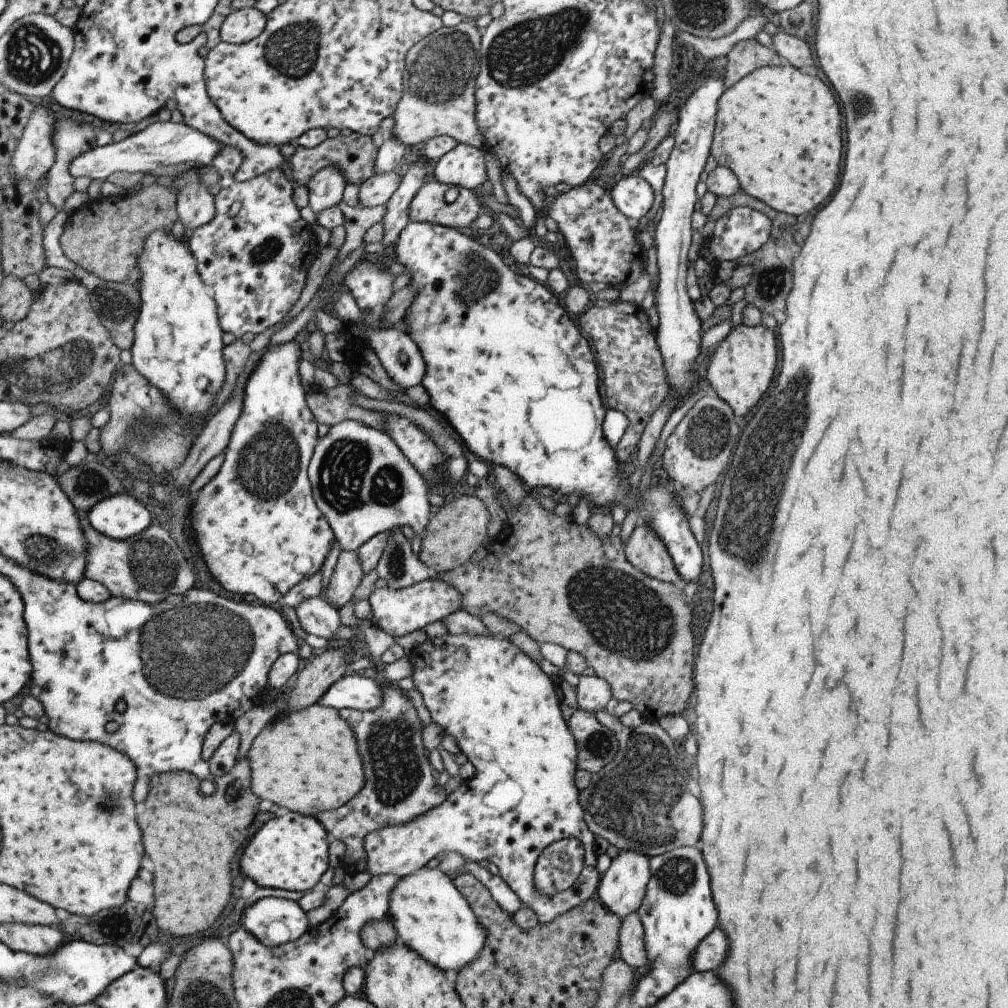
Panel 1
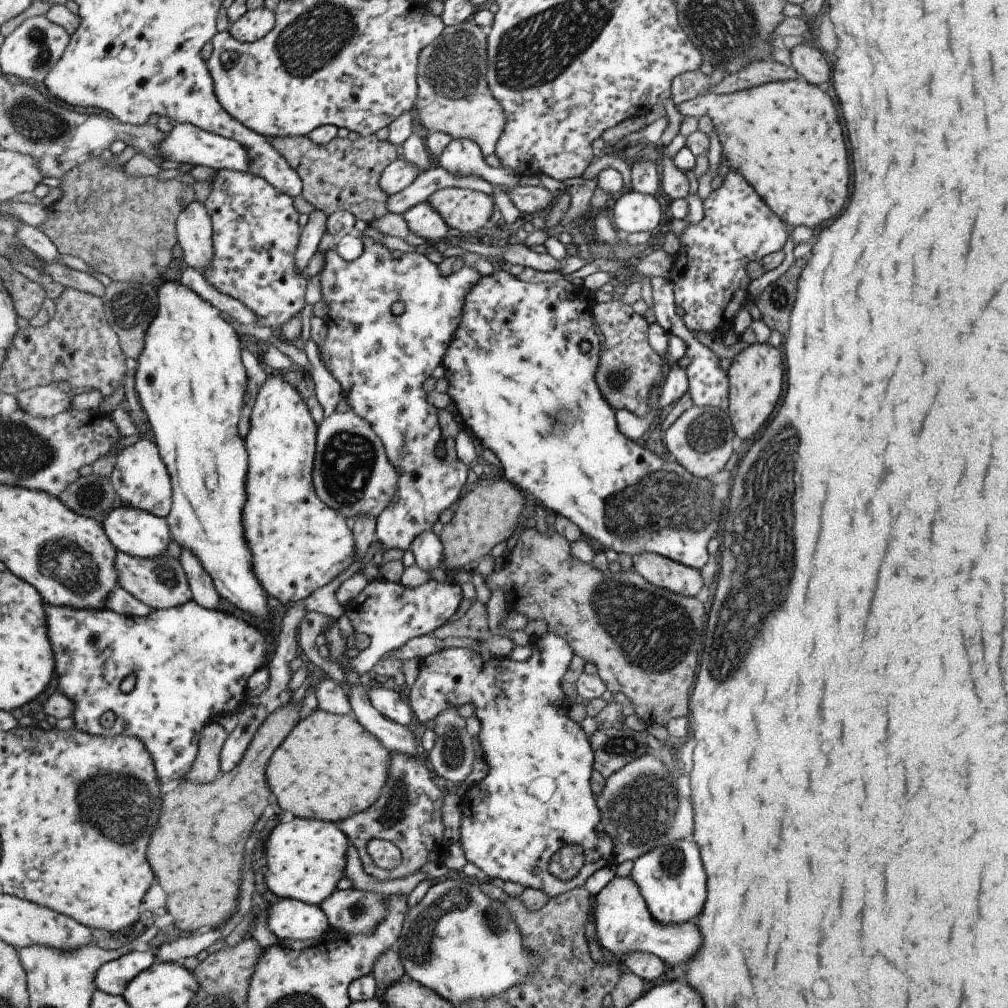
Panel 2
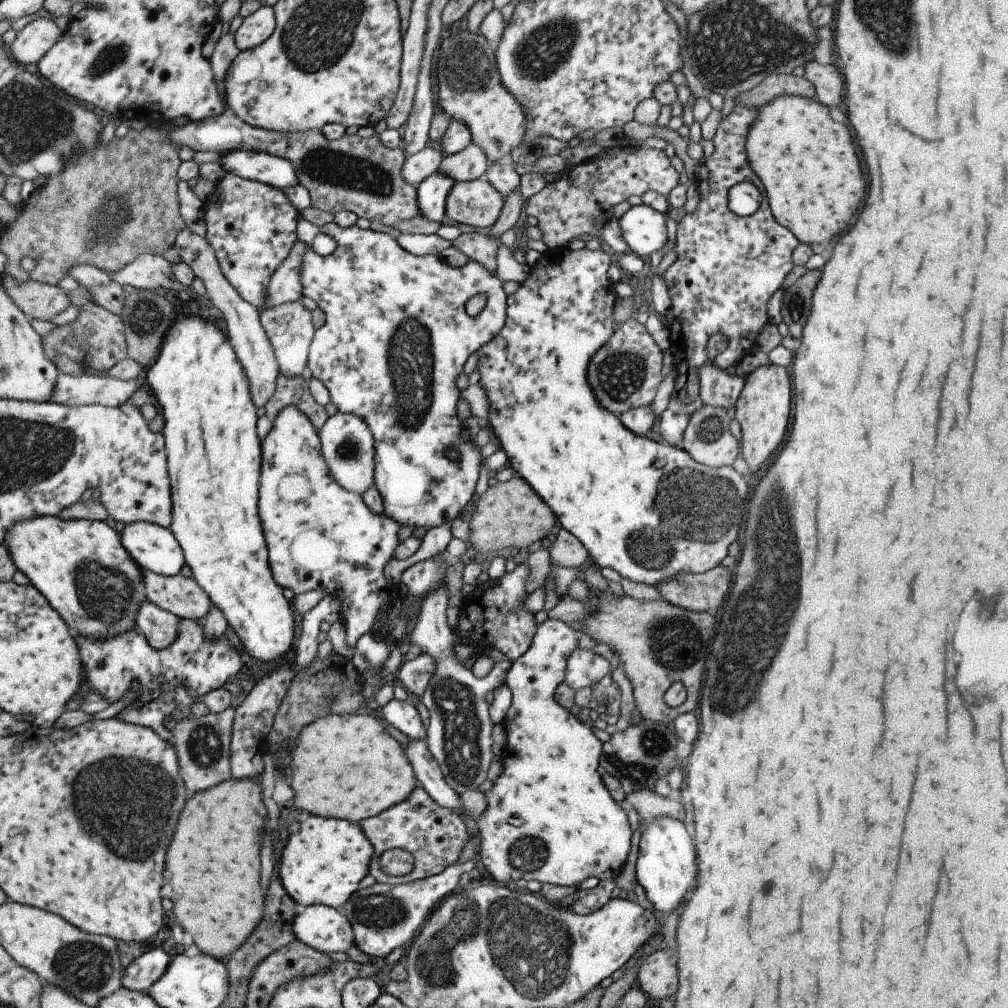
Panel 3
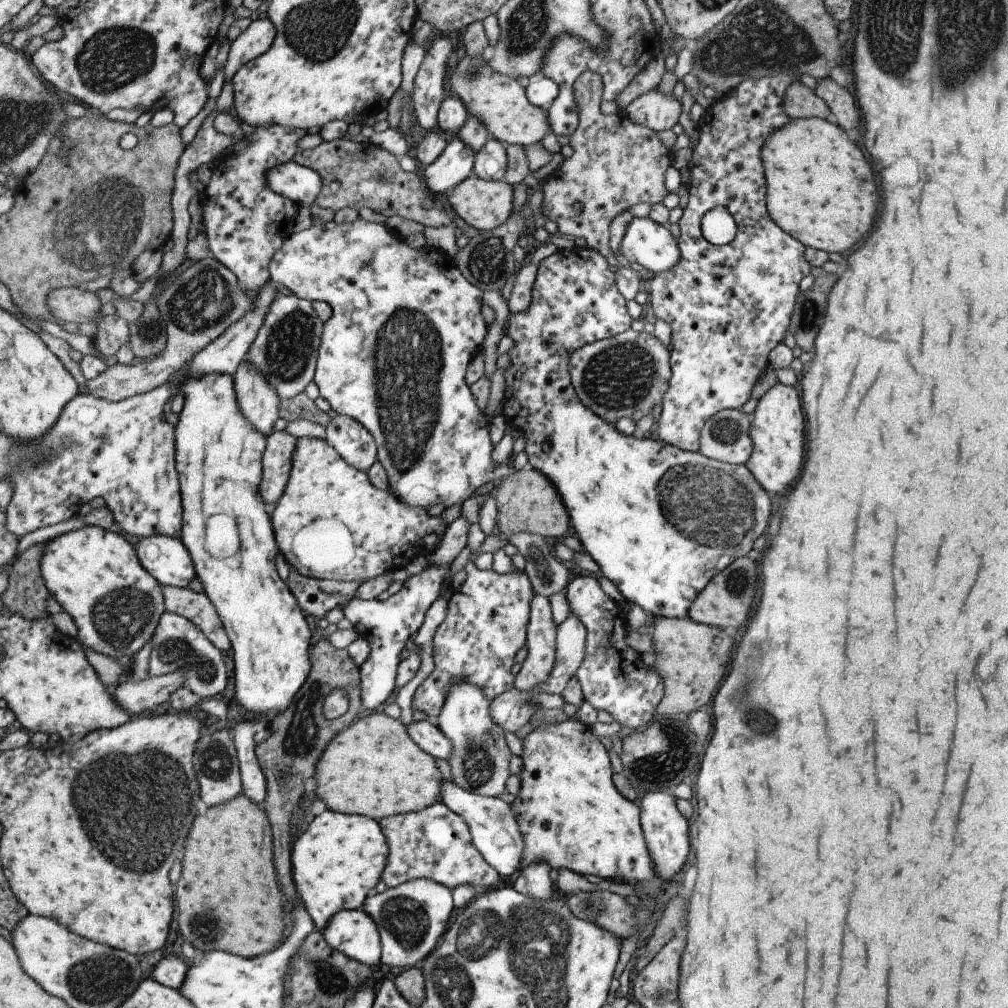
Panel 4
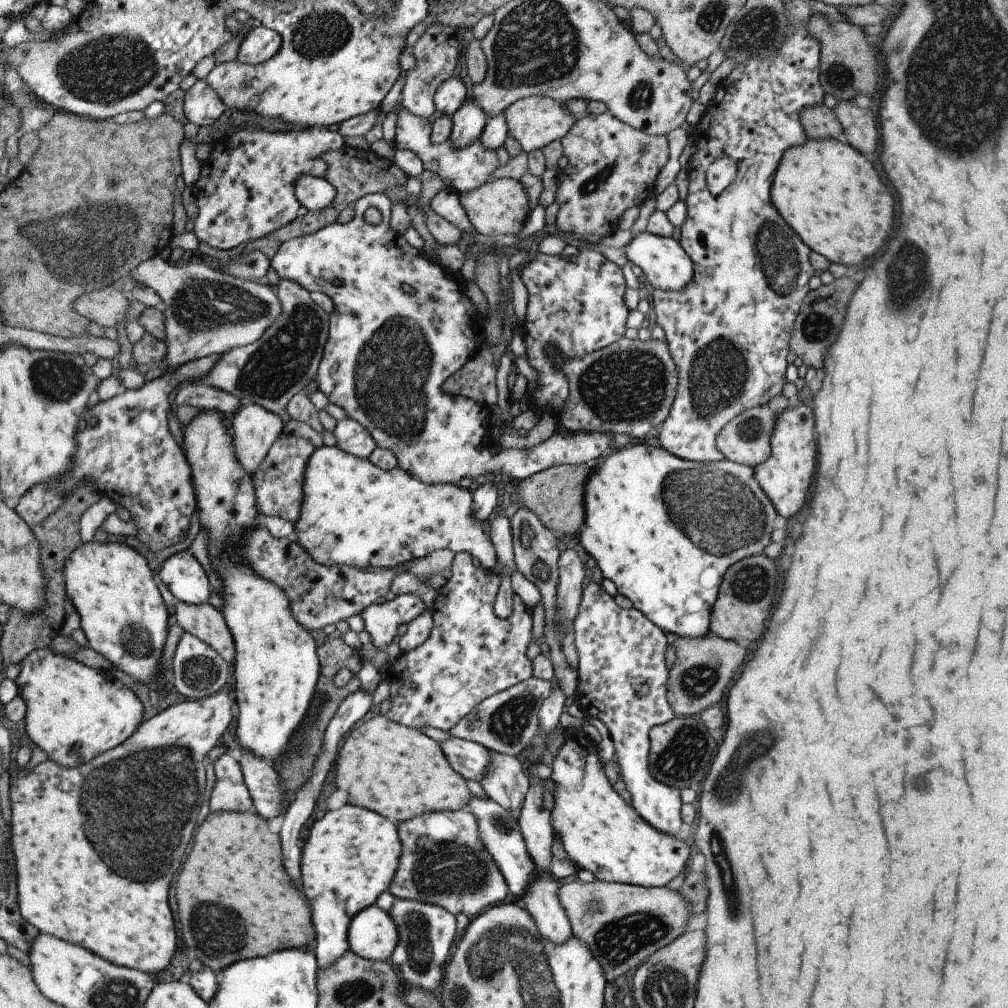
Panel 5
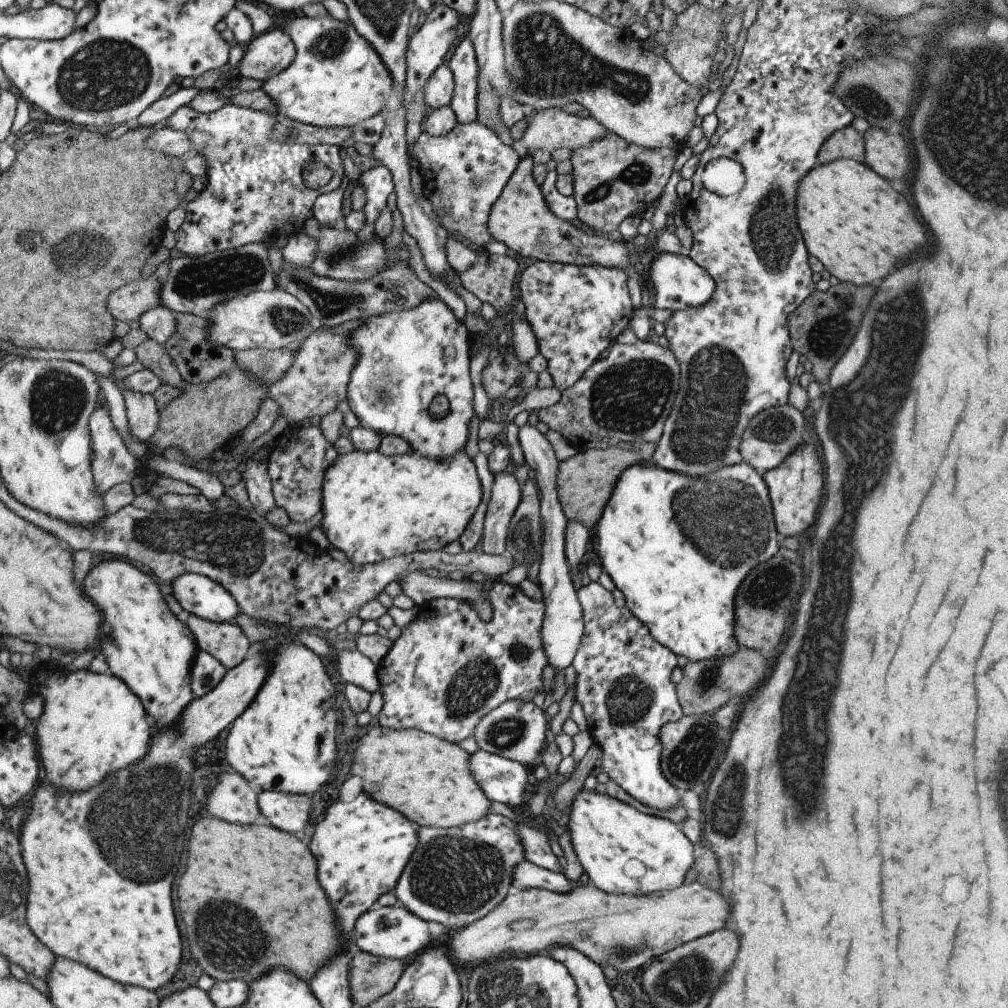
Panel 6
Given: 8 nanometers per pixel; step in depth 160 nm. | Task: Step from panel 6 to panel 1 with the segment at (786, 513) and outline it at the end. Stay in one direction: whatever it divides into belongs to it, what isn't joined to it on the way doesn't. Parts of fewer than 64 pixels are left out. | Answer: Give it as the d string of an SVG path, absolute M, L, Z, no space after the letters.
M741 323L716 345L709 358L707 370L703 371L705 374L702 379L708 383L710 392L731 408L737 421L755 408L757 400L763 396L771 382L777 362L775 338L775 331L764 328L762 324L745 326Z

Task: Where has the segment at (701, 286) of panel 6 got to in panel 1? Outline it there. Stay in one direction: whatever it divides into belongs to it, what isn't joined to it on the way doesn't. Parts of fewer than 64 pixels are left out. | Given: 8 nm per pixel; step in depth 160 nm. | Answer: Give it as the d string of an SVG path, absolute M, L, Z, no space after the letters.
M625 173L607 190L615 208L627 219L632 218L638 222L652 206L652 190L636 173Z

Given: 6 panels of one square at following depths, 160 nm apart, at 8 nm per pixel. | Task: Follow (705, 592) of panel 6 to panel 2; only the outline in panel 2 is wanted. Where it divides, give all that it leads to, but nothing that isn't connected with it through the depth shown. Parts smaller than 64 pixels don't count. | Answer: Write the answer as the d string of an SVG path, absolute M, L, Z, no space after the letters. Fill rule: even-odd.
M503 265L501 267L495 266L492 274L481 275L478 281L475 281L475 284L471 285L464 294L458 327L446 344L443 358L441 358L441 366L445 370L443 376L449 382L449 388L446 390L447 396L449 396L451 404L457 408L455 418L461 416L463 424L471 430L471 434L475 438L479 438L483 448L491 450L497 456L501 464L499 467L500 476L503 476L511 485L518 487L526 496L533 500L537 498L545 508L571 520L583 535L596 540L601 545L601 550L611 548L614 552L624 552L631 556L642 552L657 553L676 563L699 571L711 559L708 558L707 554L707 540L719 534L721 527L719 509L721 501L730 493L733 475L727 482L711 486L709 479L695 478L667 455L666 459L661 460L659 459L661 456L648 452L645 446L641 448L634 441L627 440L625 436L617 434L616 422L613 418L615 410L601 398L597 384L595 384L595 378L593 378L598 364L598 356L602 352L601 338L595 332L595 324L590 313L593 306L594 304L587 304L581 286L574 287L562 277L553 282L526 283L513 277ZM582 340L588 340L591 344L591 350L586 354L579 352L578 346Z

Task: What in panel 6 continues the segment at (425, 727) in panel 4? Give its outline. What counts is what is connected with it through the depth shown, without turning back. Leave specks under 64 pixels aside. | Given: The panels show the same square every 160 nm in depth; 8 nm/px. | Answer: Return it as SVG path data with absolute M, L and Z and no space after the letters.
M478 749L468 756L468 769L474 778L475 784L483 791L488 800L496 800L505 806L522 813L521 806L527 796L527 772L526 767L517 761L491 754Z

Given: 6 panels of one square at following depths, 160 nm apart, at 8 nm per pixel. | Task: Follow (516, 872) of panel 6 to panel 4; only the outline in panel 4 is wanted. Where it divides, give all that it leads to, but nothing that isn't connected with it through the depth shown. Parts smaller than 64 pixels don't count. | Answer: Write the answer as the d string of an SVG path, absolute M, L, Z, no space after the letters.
M439 781L438 802L444 804L453 814L460 816L467 825L470 842L481 853L487 864L490 864L498 874L511 876L519 870L522 838L516 825L510 805L494 797L482 797L463 790L451 781Z

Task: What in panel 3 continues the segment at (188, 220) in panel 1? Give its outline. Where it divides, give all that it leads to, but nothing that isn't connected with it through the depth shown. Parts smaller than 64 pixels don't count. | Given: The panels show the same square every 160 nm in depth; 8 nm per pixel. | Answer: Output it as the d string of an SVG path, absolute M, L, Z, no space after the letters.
M183 227L176 234L172 246L175 247L175 250L179 251L178 255L181 261L203 283L206 290L204 298L223 314L225 330L227 330L226 337L246 374L252 402L255 407L263 406L274 393L279 370L271 343L267 340L266 334L263 332L263 327L260 325L257 309L245 299L242 299L231 284L227 282L227 279L223 276L219 268L215 251L207 242L206 237L199 237L191 230Z

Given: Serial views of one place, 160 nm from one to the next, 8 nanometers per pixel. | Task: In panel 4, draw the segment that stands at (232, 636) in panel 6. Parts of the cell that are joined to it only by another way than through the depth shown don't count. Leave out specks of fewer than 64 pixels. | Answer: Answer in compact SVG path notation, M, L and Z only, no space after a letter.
M160 585L164 610L185 617L219 651L229 648L223 626L205 594L195 594L187 587Z

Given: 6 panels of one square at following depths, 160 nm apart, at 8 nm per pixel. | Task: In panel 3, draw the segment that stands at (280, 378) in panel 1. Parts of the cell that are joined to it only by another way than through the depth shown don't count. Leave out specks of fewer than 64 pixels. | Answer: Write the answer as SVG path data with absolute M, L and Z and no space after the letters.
M287 405L281 407L276 415L271 418L271 430L264 436L264 440L259 441L261 454L261 474L259 474L259 502L257 502L257 514L259 514L259 522L261 522L261 530L263 530L263 538L265 538L265 546L267 546L267 562L269 562L269 570L273 580L281 586L281 588L289 588L294 595L301 594L307 591L313 591L317 588L323 590L325 594L335 595L341 604L340 618L344 624L345 640L349 646L354 648L355 640L361 634L369 633L373 622L377 620L377 613L381 611L381 606L389 604L388 590L391 585L383 579L381 568L387 560L391 559L393 549L400 543L395 538L395 532L400 526L387 518L383 513L374 515L369 512L369 509L363 504L362 498L354 493L347 492L337 486L328 474L326 465L320 451L320 440L318 439L315 429L307 416L305 416L295 405Z

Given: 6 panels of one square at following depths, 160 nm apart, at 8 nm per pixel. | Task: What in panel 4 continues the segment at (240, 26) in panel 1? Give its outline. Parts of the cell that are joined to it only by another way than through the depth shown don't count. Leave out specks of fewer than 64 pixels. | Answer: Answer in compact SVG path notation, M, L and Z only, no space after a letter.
M253 16L251 23L231 41L227 58L219 74L215 74L209 96L215 98L221 86L221 80L232 79L242 63L246 63L263 54L273 42L276 33L274 24L267 18Z

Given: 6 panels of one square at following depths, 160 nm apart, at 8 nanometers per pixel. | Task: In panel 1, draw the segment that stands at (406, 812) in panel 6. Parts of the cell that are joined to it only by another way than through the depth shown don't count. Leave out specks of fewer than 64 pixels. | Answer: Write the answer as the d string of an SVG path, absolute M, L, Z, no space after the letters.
M311 704L297 712L280 714L280 712L255 736L247 752L247 764L251 770L251 792L269 802L284 807L293 814L303 817L317 816L318 812L327 812L349 802L365 784L363 760L357 750L355 734L351 726L338 716L338 710Z

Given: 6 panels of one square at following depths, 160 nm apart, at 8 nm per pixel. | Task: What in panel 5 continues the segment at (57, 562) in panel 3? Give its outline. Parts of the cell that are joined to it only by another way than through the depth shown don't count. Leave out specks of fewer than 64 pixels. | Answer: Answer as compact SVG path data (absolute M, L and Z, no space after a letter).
M91 540L80 542L65 559L63 588L79 614L87 646L91 638L91 648L121 672L169 690L158 684L162 672L169 671L159 669L158 660L171 620L151 572L143 556L127 544Z

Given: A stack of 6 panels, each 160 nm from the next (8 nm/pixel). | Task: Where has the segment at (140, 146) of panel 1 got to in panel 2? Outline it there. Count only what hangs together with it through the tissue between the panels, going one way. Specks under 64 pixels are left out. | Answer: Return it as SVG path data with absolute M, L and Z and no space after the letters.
M184 122L175 123L170 131L154 146L154 150L160 155L160 160L173 160L182 166L207 166L213 170L229 169L239 172L246 172L250 161L247 158L246 150L233 139L204 131L194 124Z

